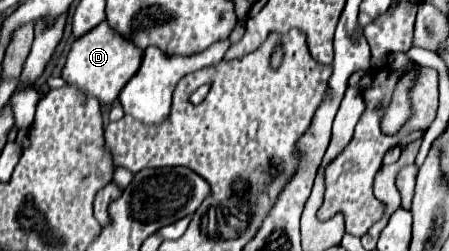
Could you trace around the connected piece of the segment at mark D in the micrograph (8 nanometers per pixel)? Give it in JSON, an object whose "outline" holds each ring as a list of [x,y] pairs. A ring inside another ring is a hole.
{"outline":[[[101,22],[85,36],[75,40],[63,68],[63,78],[67,80],[67,84],[87,90],[87,94],[95,96],[101,104],[113,104],[117,100],[117,94],[121,92],[121,86],[125,86],[125,82],[129,82],[129,78],[137,74],[141,66],[141,54],[141,48],[133,46],[133,42],[127,42],[107,22]]]}

